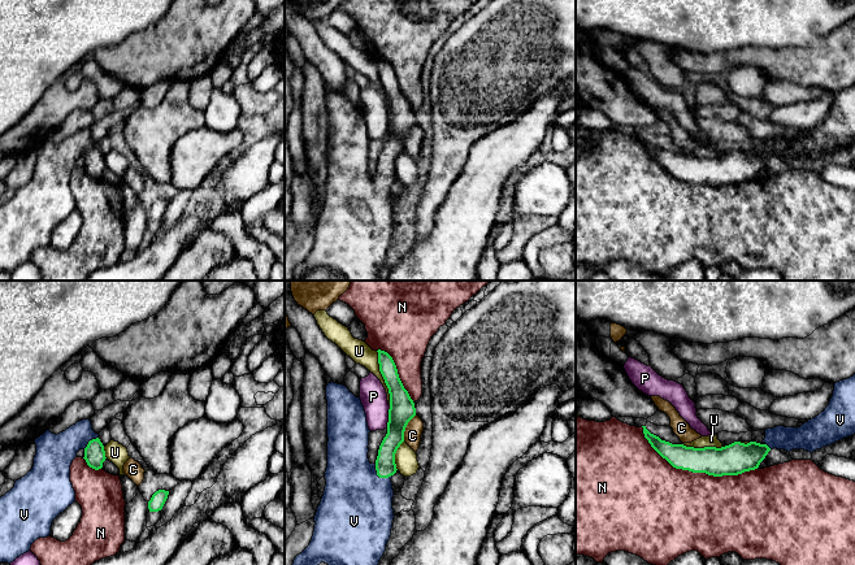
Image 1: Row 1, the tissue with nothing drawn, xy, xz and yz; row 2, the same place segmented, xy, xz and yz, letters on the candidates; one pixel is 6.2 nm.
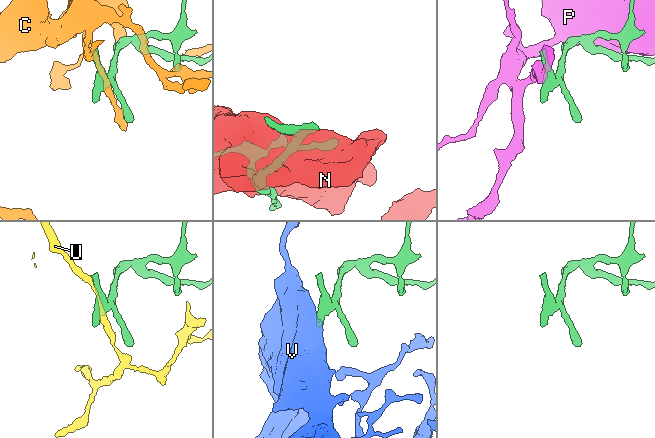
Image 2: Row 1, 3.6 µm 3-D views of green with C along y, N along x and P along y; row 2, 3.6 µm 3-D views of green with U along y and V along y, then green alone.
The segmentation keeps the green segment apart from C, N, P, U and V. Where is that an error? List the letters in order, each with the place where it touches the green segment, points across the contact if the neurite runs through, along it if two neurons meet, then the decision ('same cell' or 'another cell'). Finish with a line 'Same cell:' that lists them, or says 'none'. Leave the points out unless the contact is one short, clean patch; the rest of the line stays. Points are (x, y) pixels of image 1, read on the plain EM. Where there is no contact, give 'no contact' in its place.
C: meets green in xz at (406, 135); another cell
N: meets green in yz at (694, 181); another cell
P: meets green in xz at (389, 125); another cell
U: meets green in xz at (383, 87); another cell
V: meets green in xz at (380, 186); runs through xz (385, 173), (380, 186), (356, 218); same cell
Same cell: V

